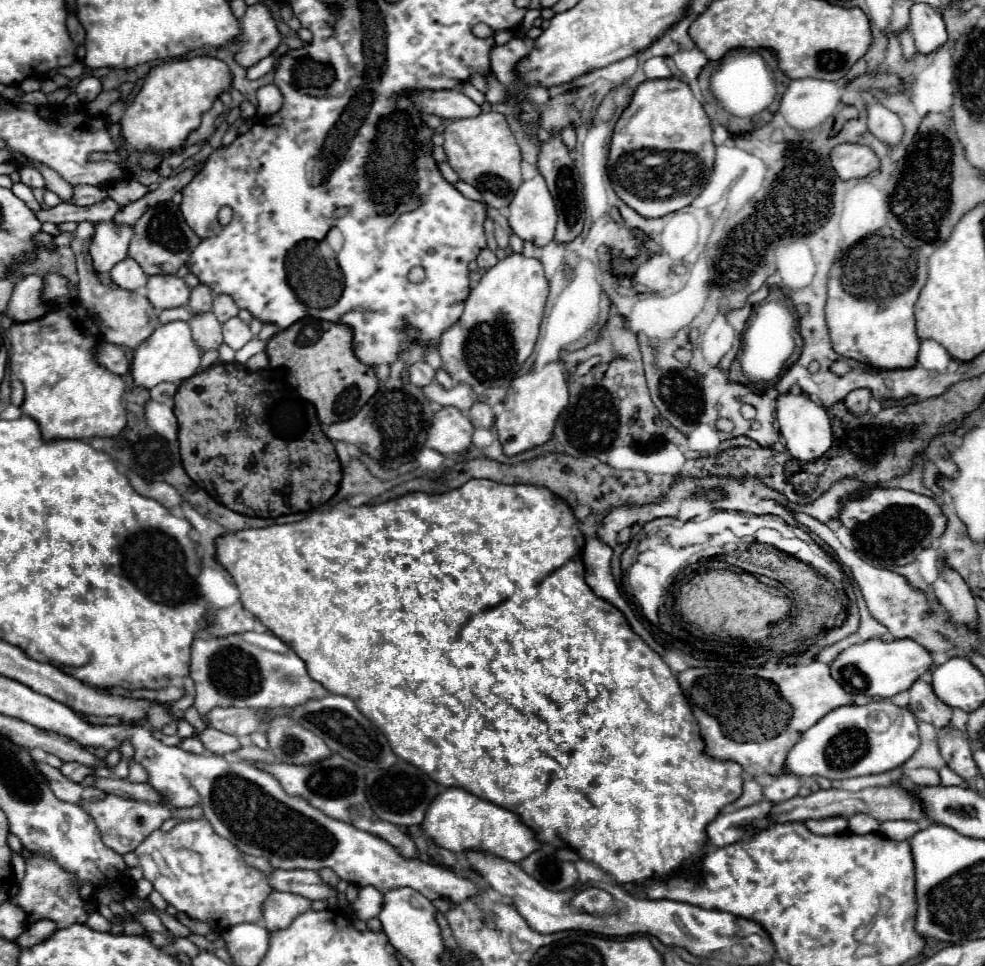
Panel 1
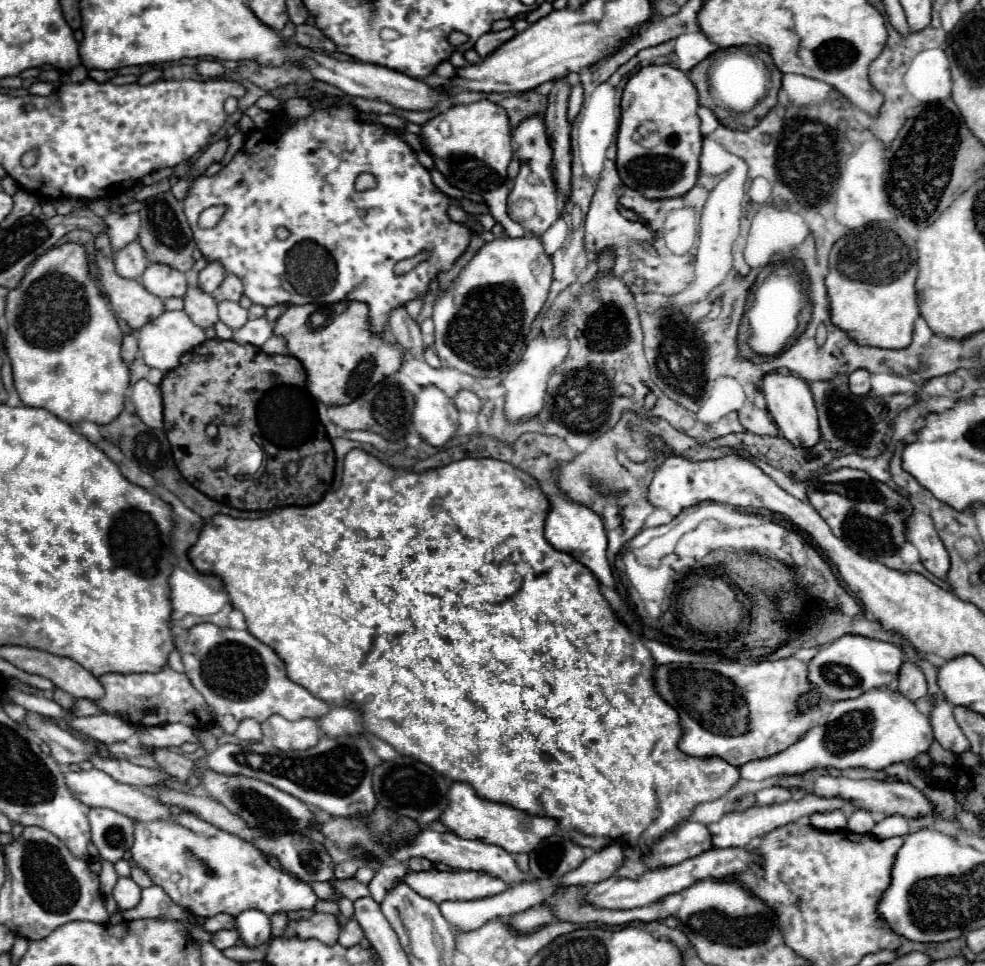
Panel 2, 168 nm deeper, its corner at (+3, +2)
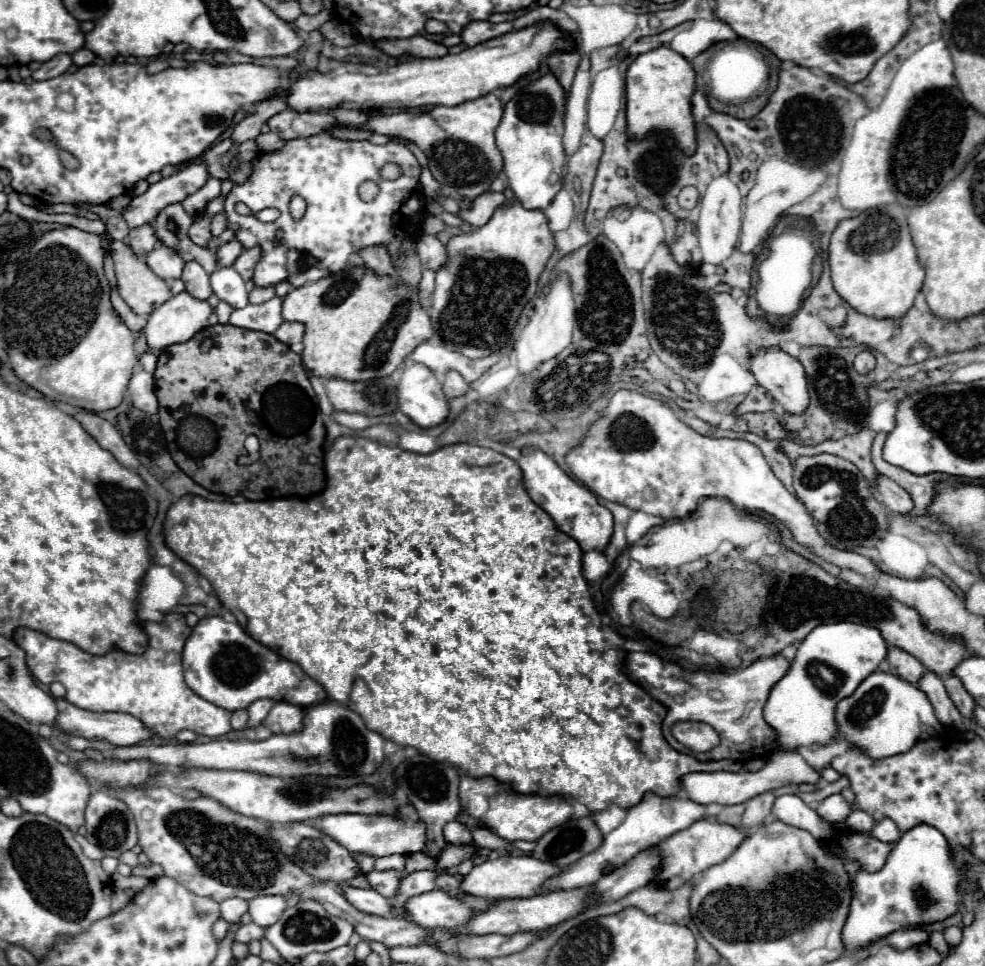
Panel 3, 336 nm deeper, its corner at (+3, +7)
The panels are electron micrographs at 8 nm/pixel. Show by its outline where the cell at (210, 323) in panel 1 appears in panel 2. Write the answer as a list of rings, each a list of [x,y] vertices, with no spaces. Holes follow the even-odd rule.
[[[188,286],[184,294],[184,312],[188,312],[192,322],[200,324],[200,328],[208,328],[218,322],[218,308],[214,296],[198,286]]]

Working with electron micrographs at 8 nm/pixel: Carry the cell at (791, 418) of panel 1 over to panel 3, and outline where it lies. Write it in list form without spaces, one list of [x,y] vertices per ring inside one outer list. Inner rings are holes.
[[[766,349],[762,355],[752,357],[750,371],[758,385],[764,387],[786,413],[802,415],[808,409],[808,379],[798,359],[784,351]]]

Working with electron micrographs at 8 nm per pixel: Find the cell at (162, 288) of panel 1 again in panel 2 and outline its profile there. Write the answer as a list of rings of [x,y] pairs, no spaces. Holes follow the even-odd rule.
[[[150,264],[144,274],[140,276],[140,282],[148,292],[160,296],[162,300],[172,296],[184,296],[186,292],[186,276],[180,270],[174,270],[166,264]]]

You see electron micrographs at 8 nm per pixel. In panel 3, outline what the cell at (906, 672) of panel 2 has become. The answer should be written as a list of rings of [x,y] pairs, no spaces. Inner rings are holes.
[[[896,647],[888,649],[886,661],[890,663],[890,669],[894,675],[902,677],[904,681],[908,681],[912,685],[916,685],[920,681],[920,675],[924,675],[924,671],[926,671],[926,667],[916,657],[912,657],[910,653],[896,649]]]

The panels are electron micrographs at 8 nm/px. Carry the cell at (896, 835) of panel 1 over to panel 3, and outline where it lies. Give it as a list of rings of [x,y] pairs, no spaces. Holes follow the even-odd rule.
[[[882,819],[874,825],[872,837],[886,841],[886,843],[896,843],[900,839],[900,829],[896,827],[896,823],[892,819]]]

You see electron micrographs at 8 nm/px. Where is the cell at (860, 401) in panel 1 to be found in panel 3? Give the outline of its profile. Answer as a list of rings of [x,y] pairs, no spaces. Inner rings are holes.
[[[862,351],[862,353],[856,355],[856,359],[854,359],[854,369],[856,369],[856,373],[868,375],[870,371],[874,371],[874,367],[876,367],[876,359],[874,359],[872,351]]]

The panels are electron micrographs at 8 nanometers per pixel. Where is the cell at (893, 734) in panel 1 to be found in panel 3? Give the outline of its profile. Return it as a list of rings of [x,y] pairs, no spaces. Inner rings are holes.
[[[874,671],[860,687],[836,705],[836,741],[846,741],[850,747],[864,751],[870,759],[882,759],[910,751],[920,739],[940,737],[944,731],[936,719],[928,697],[912,683],[906,683],[898,675]]]

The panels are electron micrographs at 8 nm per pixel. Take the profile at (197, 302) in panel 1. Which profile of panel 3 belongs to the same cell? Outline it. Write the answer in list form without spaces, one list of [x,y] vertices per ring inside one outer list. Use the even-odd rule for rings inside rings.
[[[230,241],[230,243],[222,245],[222,247],[216,251],[218,267],[230,267],[240,253],[242,253],[242,245],[240,245],[238,241]]]

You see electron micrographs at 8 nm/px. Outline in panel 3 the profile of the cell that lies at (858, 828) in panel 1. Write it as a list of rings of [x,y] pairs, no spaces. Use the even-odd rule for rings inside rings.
[[[854,809],[852,815],[848,815],[848,819],[846,819],[846,827],[856,833],[870,833],[870,829],[874,827],[874,819],[866,811]]]

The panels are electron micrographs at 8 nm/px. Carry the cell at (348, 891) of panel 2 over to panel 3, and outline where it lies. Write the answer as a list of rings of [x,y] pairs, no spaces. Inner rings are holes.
[[[370,871],[366,879],[372,889],[376,889],[386,899],[390,899],[396,895],[398,883],[402,881],[402,873],[400,871]]]

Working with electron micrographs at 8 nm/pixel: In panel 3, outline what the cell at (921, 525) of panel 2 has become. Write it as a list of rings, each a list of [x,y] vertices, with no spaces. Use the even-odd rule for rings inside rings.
[[[880,475],[880,479],[878,479],[878,491],[882,493],[882,505],[890,513],[910,515],[910,511],[914,509],[914,503],[912,503],[910,495],[900,485],[896,485],[894,481],[890,481],[884,475]]]

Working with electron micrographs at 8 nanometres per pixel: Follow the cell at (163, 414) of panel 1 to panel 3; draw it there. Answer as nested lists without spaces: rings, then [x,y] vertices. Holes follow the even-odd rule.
[[[144,369],[136,371],[128,383],[128,391],[136,409],[144,413],[158,413],[158,401],[154,395],[154,375],[146,373]]]

